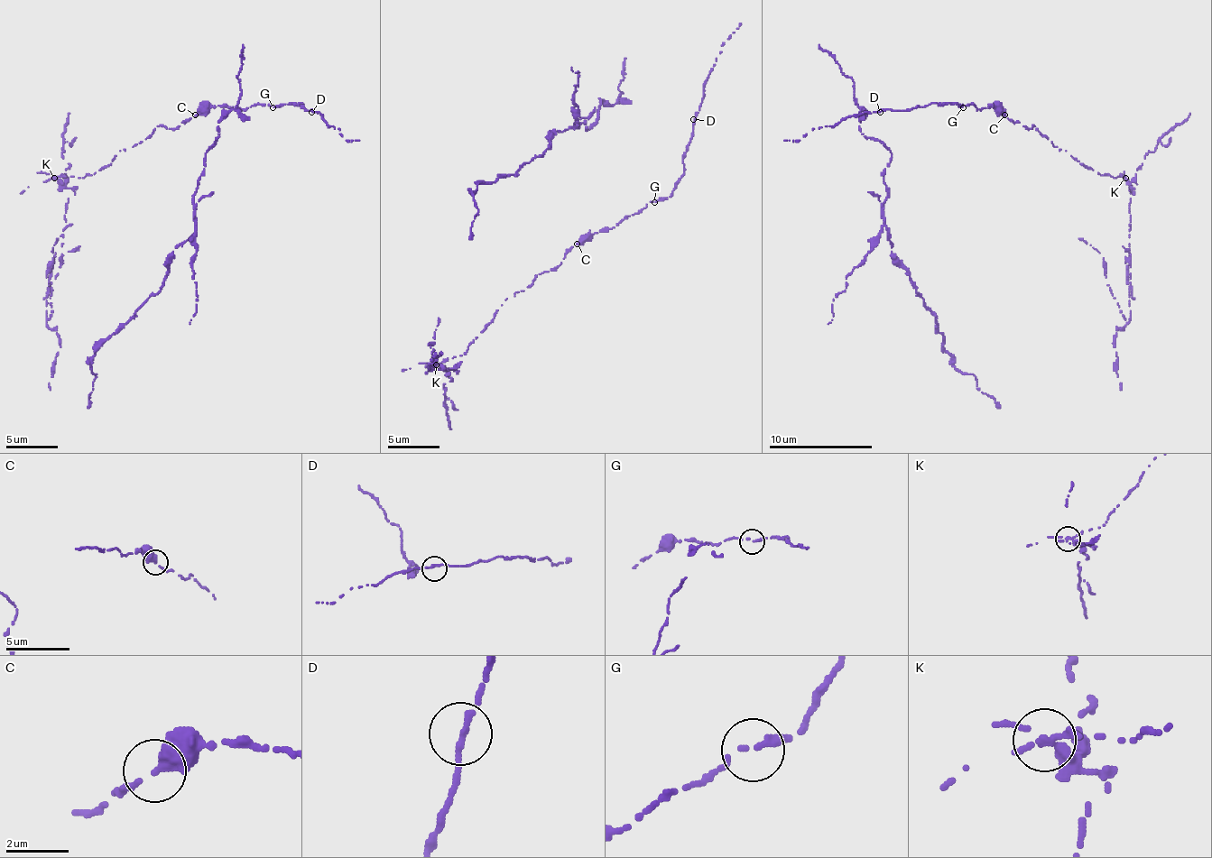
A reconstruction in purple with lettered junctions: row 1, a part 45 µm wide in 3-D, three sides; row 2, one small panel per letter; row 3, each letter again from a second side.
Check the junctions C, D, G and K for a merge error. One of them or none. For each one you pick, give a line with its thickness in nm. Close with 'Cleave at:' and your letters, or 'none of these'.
K: Thickness 280 nm
Cleave at: K

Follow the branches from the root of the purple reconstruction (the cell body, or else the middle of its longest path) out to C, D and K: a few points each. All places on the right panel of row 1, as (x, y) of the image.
C: (963, 107), (963, 105), (973, 105), (981, 110), (992, 105), (1004, 115)
D: (963, 107), (932, 102), (911, 110), (883, 110), (880, 112)
K: (963, 107), (973, 105), (981, 110), (992, 105), (1014, 123), (1035, 125), (1050, 143), (1100, 174), (1125, 177)

